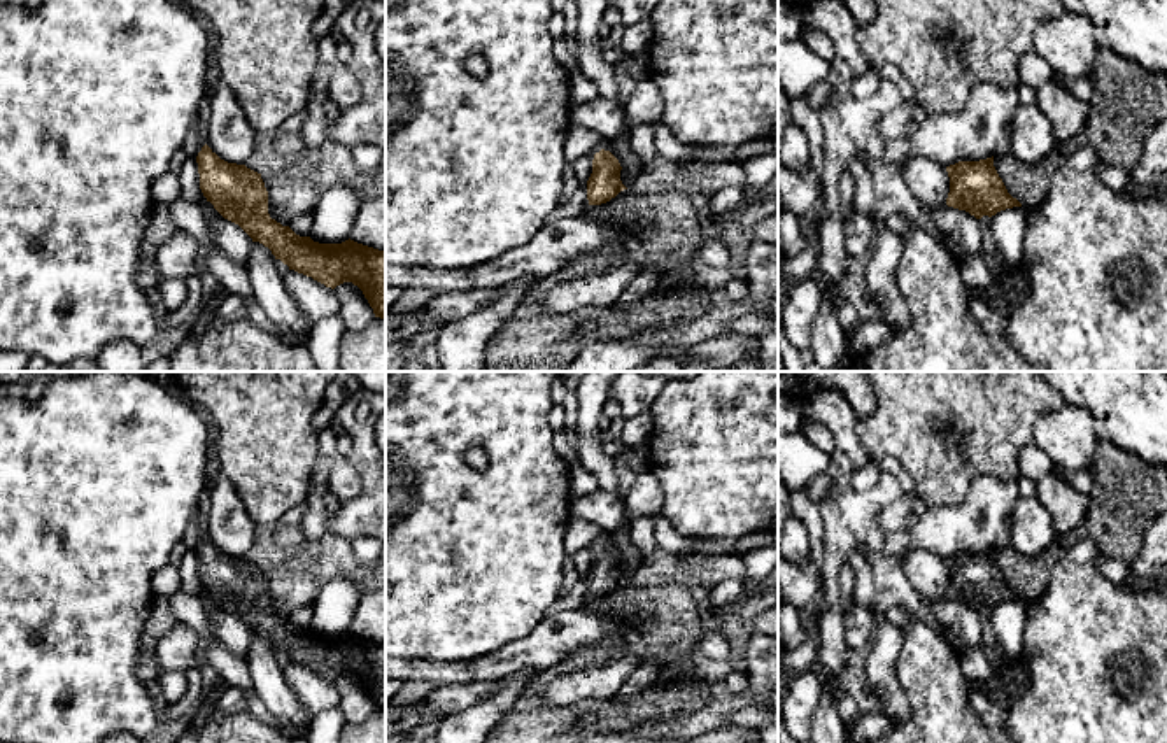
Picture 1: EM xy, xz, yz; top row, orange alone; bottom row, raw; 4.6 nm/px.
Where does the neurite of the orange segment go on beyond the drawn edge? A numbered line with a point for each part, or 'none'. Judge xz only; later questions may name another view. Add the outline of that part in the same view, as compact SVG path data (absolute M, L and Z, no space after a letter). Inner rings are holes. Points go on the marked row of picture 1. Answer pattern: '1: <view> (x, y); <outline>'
none

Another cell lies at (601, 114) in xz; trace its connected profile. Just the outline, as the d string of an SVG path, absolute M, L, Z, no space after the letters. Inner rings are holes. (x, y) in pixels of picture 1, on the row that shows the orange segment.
M601 95L585 103L573 105L569 126L582 126L596 131L603 138L603 144L612 142L631 130L626 110L612 98Z

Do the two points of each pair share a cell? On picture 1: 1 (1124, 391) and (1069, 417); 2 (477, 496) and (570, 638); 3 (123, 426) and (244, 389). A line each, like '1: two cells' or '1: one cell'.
1: two cells
2: two cells
3: two cells

